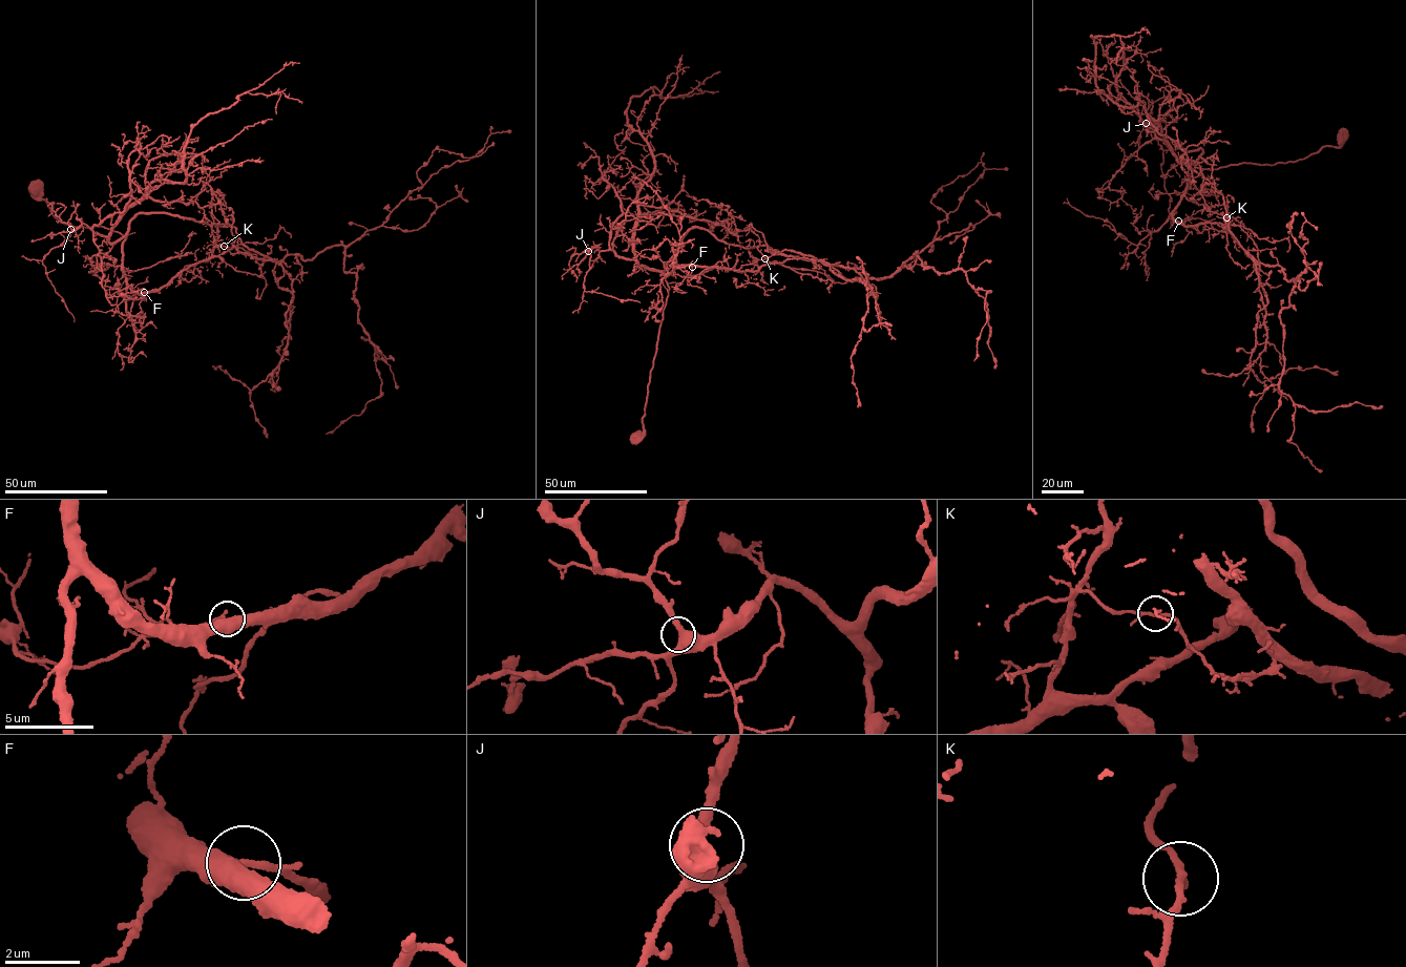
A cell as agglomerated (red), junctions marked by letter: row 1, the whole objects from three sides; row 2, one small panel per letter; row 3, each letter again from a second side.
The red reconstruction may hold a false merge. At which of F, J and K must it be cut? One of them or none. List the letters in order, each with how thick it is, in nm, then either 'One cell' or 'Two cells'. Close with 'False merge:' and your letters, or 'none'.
F: Thickness 320 nm. One cell
J: Thickness 400 nm. One cell
K: Thickness 120 nm. Two cells
False merge: K

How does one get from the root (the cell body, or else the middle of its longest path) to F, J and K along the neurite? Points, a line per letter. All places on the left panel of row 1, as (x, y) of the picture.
F: (36, 188), (62, 223), (78, 228), (101, 226), (126, 237), (122, 258), (126, 284), (135, 292), (144, 292)
J: (36, 188), (62, 223), (78, 228), (101, 226), (126, 239), (111, 243), (82, 224), (70, 229)
K: (36, 188), (62, 223), (126, 237), (122, 269), (135, 292), (168, 285), (208, 259), (214, 245), (224, 246)

